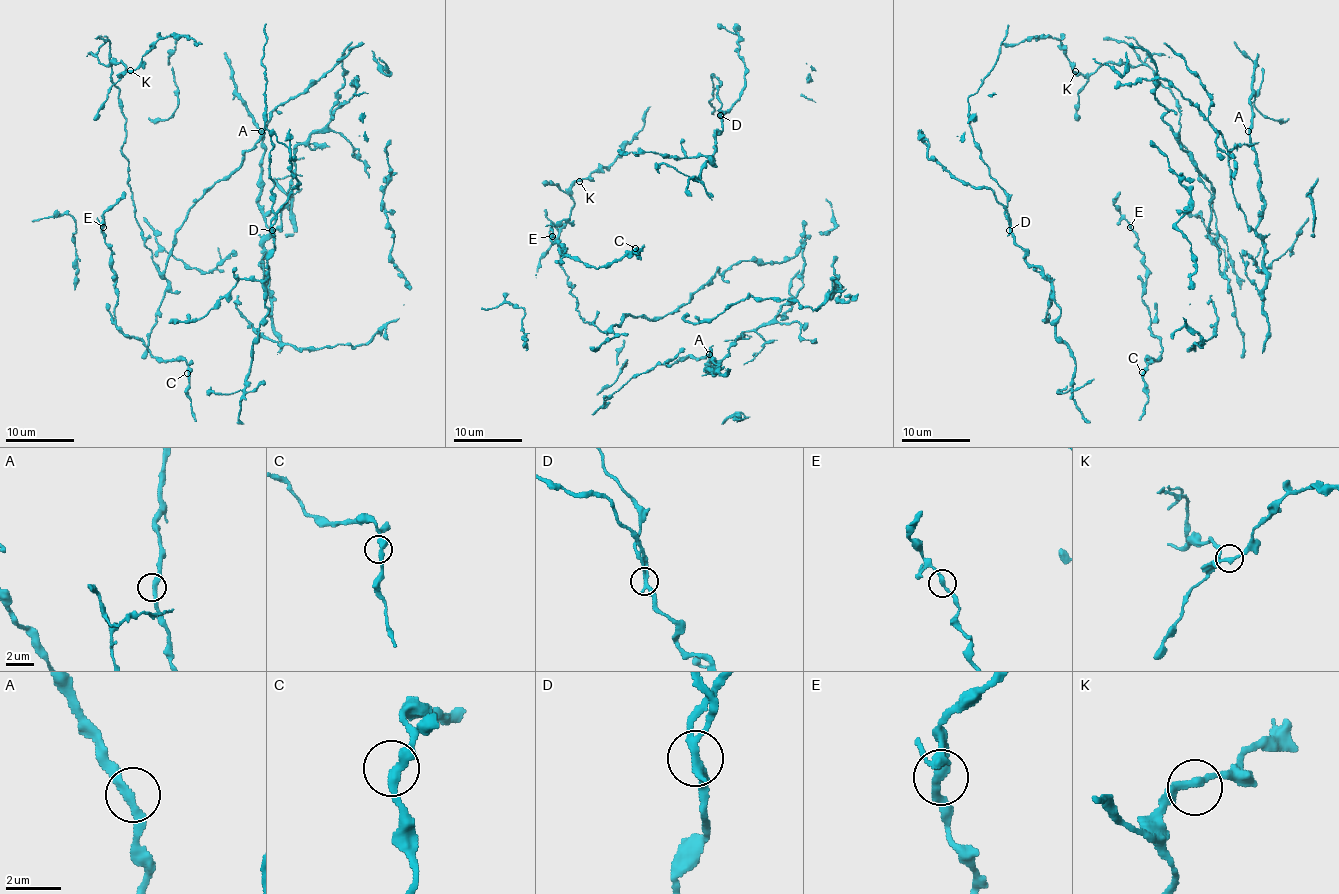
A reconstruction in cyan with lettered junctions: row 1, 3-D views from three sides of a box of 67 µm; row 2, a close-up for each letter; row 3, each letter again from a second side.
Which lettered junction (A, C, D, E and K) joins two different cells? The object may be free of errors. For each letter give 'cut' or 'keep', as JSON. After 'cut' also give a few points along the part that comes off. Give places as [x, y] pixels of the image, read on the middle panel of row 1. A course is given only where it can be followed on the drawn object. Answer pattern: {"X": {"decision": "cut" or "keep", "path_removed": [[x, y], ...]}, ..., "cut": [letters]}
{"A": {"decision": "keep"}, "C": {"decision": "keep"}, "D": {"decision": "cut", "path_removed": [[719, 115], [722, 115], [717, 96], [721, 84], [712, 74], [714, 96], [709, 101], [714, 115]]}, "E": {"decision": "keep"}, "K": {"decision": "keep"}, "cut": ["D"]}

